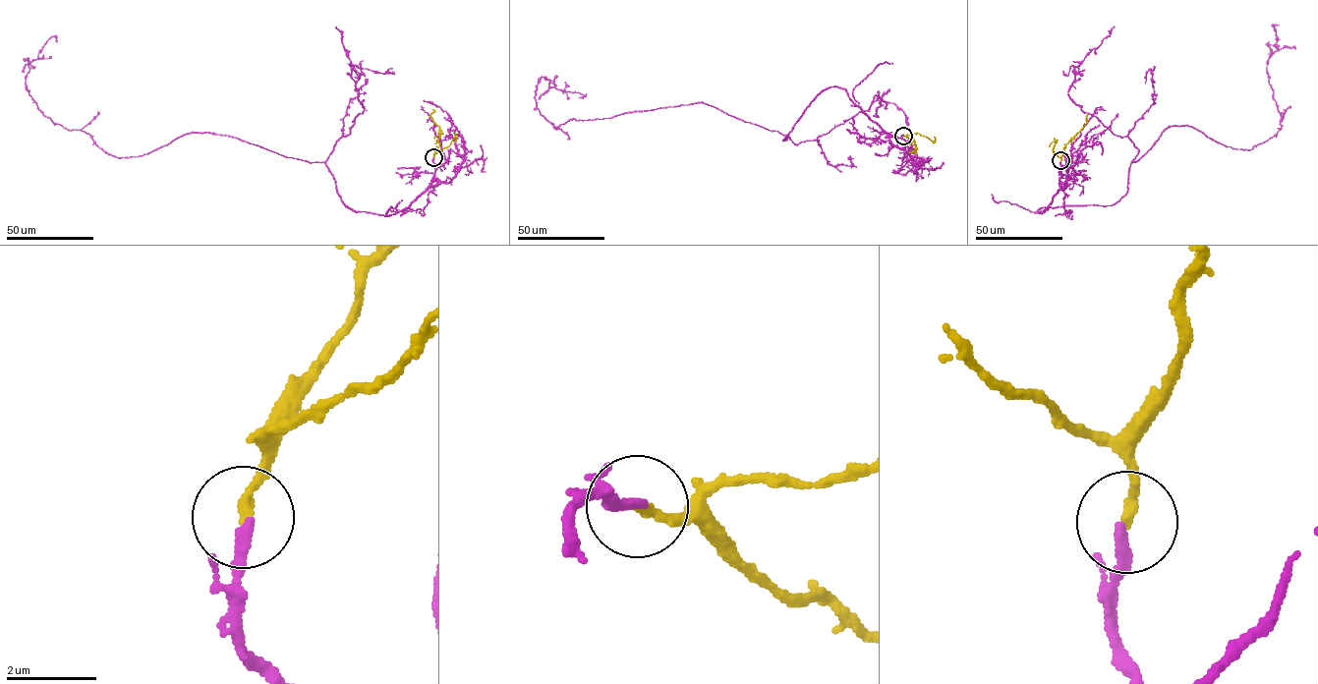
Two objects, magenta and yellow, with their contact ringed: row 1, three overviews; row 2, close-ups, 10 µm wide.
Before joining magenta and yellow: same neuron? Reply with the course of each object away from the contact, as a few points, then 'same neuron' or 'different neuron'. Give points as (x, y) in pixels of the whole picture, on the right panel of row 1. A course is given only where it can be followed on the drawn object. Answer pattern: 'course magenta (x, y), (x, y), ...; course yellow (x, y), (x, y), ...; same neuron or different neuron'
course magenta (1060, 160), (1041, 213), (1116, 203), (1168, 127), (1236, 149), (1268, 140), (1282, 127), (1266, 69), (1279, 25); course yellow (1060, 160), (1063, 147), (1086, 124), (1087, 115); same neuron

